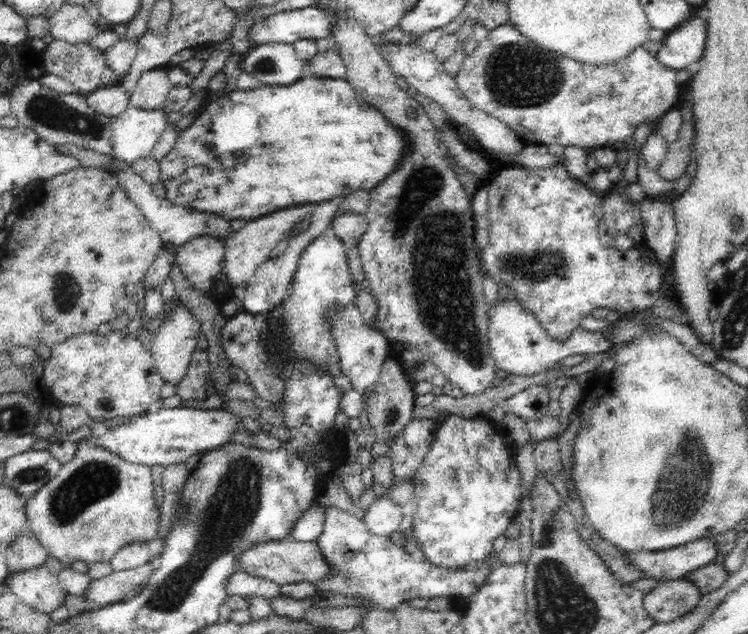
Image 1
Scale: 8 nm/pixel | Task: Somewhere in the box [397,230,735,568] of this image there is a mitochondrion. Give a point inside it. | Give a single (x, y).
(683, 485)

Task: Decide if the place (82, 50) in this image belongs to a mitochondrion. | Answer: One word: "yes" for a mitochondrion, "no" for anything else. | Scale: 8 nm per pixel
no

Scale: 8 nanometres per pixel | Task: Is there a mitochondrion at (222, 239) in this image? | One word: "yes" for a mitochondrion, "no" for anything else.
no

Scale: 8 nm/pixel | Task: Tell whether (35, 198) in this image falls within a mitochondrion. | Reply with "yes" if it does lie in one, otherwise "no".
no

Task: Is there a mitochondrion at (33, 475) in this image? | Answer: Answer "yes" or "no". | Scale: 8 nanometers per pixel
yes

